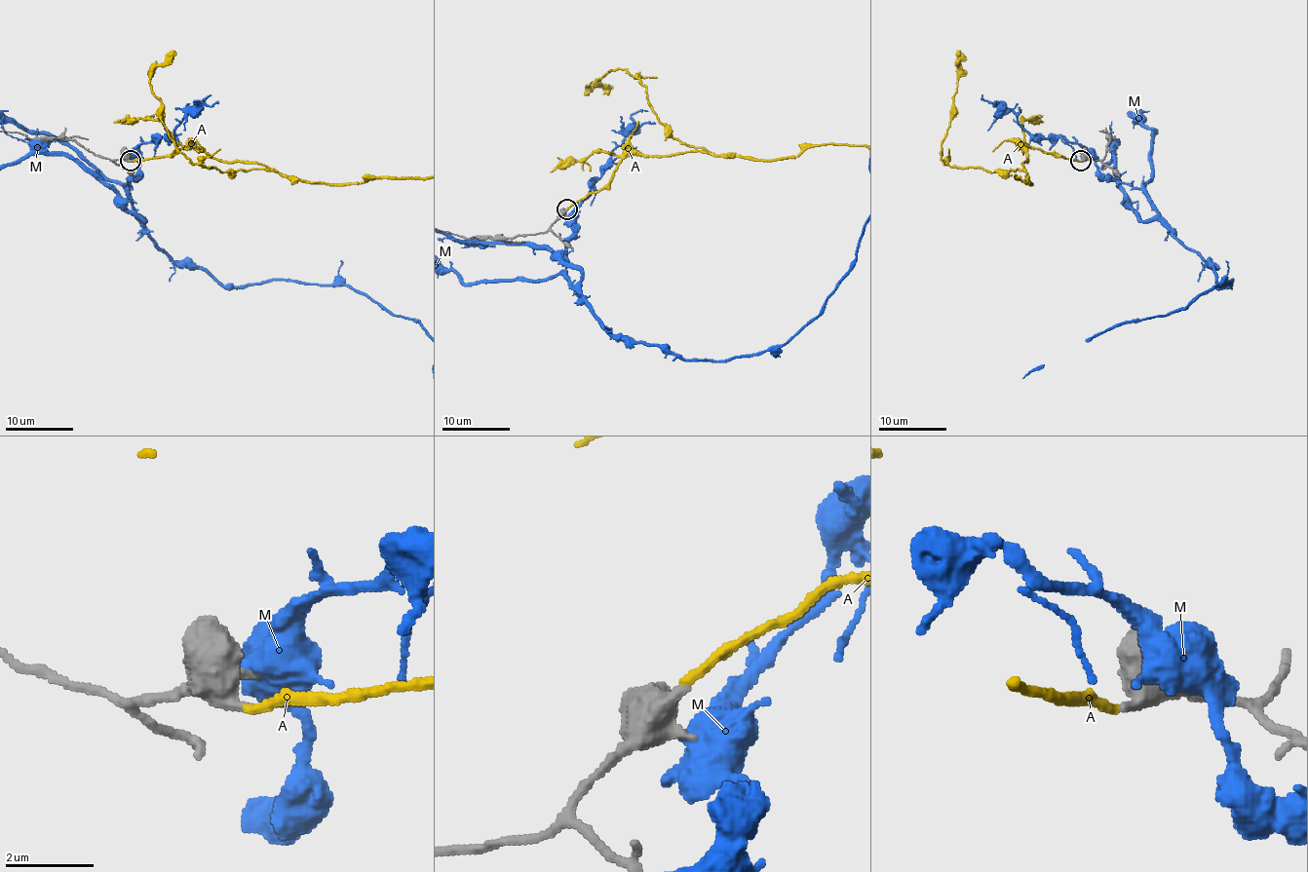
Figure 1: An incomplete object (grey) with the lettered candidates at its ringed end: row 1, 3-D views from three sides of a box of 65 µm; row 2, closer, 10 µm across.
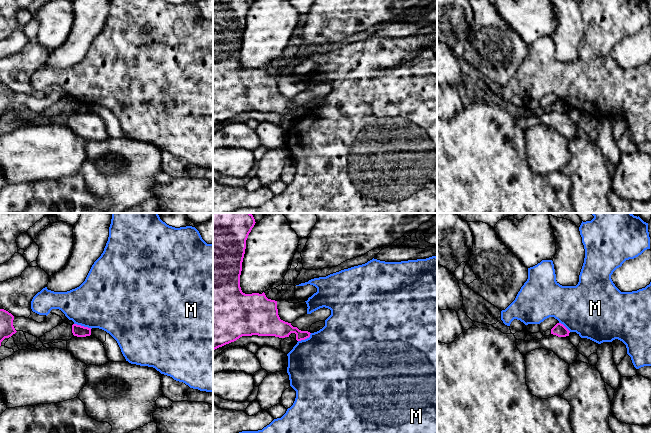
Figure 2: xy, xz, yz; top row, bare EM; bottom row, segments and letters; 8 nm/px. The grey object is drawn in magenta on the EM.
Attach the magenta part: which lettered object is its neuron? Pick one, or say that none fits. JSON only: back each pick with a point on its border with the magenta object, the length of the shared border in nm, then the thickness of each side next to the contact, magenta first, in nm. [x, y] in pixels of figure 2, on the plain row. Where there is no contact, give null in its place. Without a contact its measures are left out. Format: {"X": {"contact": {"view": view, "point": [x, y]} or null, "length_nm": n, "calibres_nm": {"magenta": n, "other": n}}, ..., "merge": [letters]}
{"A": {"contact": null}, "merge": ["A"]}

